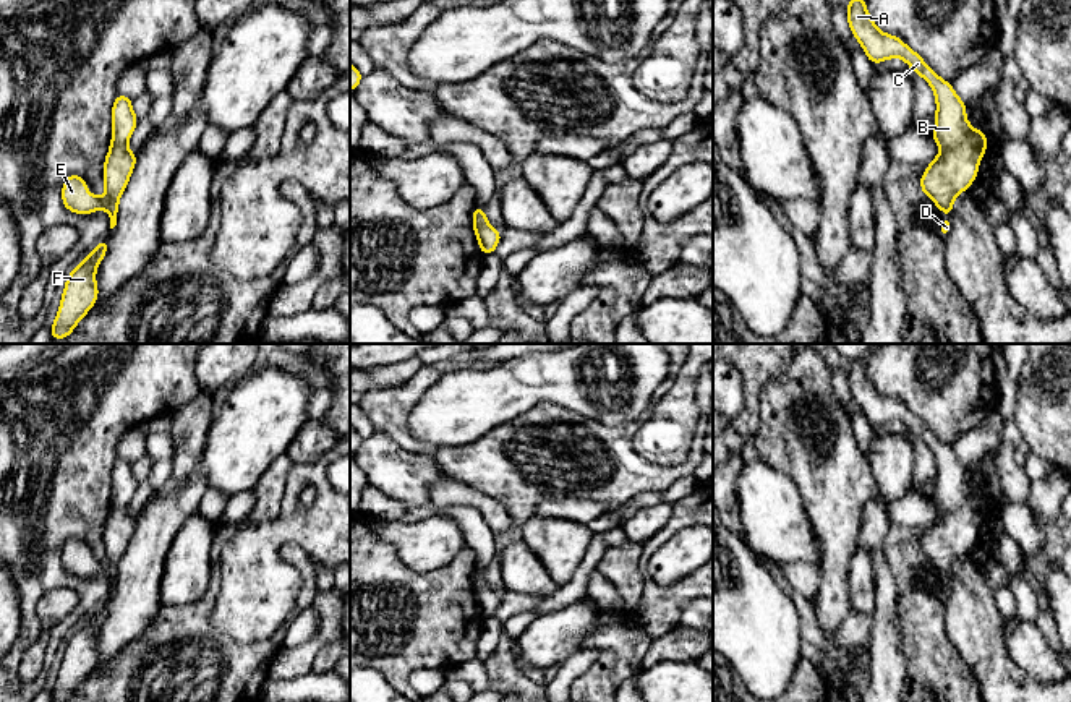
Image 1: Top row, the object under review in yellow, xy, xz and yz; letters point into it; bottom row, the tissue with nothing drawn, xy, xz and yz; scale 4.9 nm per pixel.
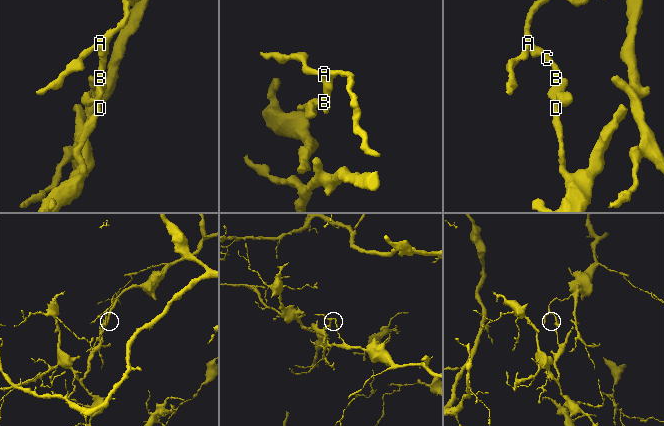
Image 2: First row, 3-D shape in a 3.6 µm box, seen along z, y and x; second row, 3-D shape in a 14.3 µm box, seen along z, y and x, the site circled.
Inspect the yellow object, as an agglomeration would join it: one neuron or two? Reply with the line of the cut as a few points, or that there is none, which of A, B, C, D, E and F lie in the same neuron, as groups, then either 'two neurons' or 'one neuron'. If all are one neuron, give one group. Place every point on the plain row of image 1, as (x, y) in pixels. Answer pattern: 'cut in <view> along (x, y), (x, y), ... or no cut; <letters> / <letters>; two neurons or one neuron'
cut in yz along (972, 492), (961, 505), (947, 511); A B C / D E F; two neurons

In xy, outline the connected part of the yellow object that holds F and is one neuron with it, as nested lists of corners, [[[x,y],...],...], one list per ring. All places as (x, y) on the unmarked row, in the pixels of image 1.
[[[105,601],[68,637],[60,671],[52,687],[52,702],[70,699],[75,689],[94,670],[99,658],[96,632],[104,623],[107,610],[109,603]]]

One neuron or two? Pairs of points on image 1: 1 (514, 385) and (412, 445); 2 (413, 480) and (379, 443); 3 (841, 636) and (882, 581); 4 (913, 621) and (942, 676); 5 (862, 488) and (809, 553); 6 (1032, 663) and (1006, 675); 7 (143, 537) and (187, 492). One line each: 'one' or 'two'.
1: two
2: one
3: two
4: one
5: two
6: two
7: one

